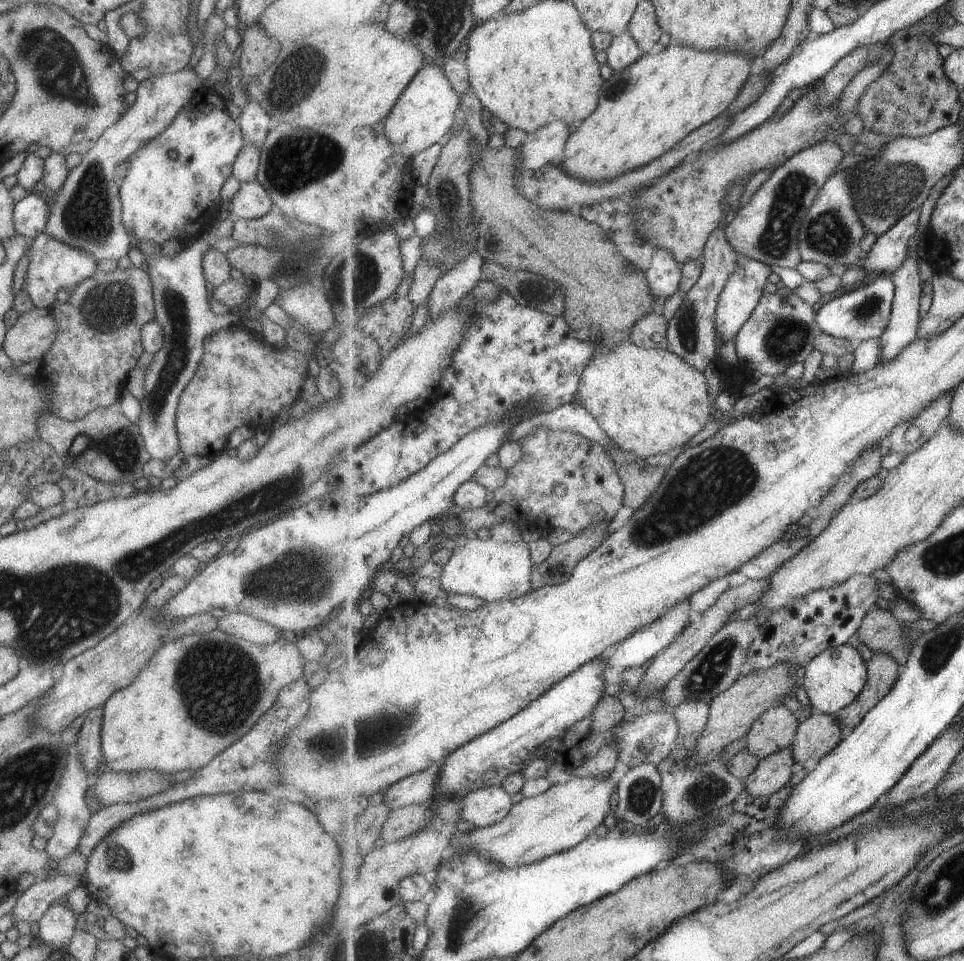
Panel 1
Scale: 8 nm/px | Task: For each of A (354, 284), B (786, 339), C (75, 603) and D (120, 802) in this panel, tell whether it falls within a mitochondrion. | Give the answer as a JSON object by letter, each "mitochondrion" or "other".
{"A":"mitochondrion","B":"mitochondrion","C":"mitochondrion","D":"other"}

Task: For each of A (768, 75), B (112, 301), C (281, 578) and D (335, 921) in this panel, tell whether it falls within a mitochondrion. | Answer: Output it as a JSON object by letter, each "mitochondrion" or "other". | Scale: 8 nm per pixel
{"A":"other","B":"mitochondrion","C":"mitochondrion","D":"other"}

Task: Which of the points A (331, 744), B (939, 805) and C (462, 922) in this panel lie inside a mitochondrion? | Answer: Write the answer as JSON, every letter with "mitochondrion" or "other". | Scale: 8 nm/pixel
{"A":"mitochondrion","B":"other","C":"mitochondrion"}

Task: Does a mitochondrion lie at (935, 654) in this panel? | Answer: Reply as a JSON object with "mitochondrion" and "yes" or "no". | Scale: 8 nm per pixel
{"mitochondrion":"yes"}

